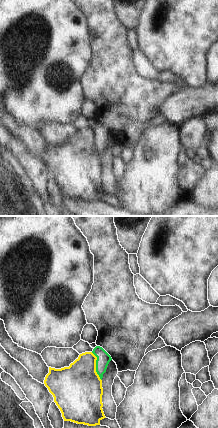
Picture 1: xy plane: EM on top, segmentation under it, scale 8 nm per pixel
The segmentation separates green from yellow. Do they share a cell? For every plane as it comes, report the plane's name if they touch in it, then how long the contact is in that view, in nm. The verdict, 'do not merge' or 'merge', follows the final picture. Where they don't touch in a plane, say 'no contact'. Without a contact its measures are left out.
xy | 240 nm

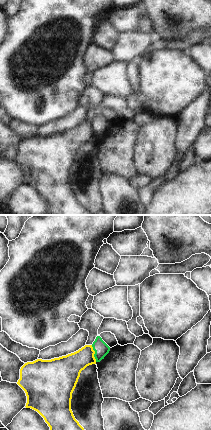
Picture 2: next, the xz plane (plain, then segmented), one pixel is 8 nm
xz | 140 nm

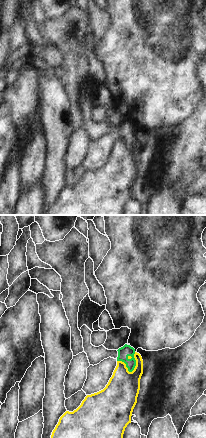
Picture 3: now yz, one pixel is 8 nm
yz | 180 nm

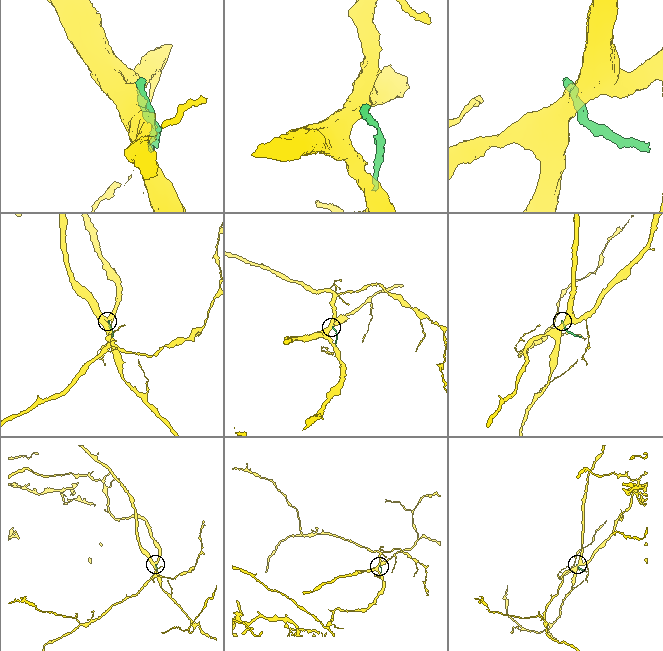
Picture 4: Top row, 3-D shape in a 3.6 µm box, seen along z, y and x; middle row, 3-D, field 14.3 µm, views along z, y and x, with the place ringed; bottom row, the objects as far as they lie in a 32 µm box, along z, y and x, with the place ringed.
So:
do not merge

